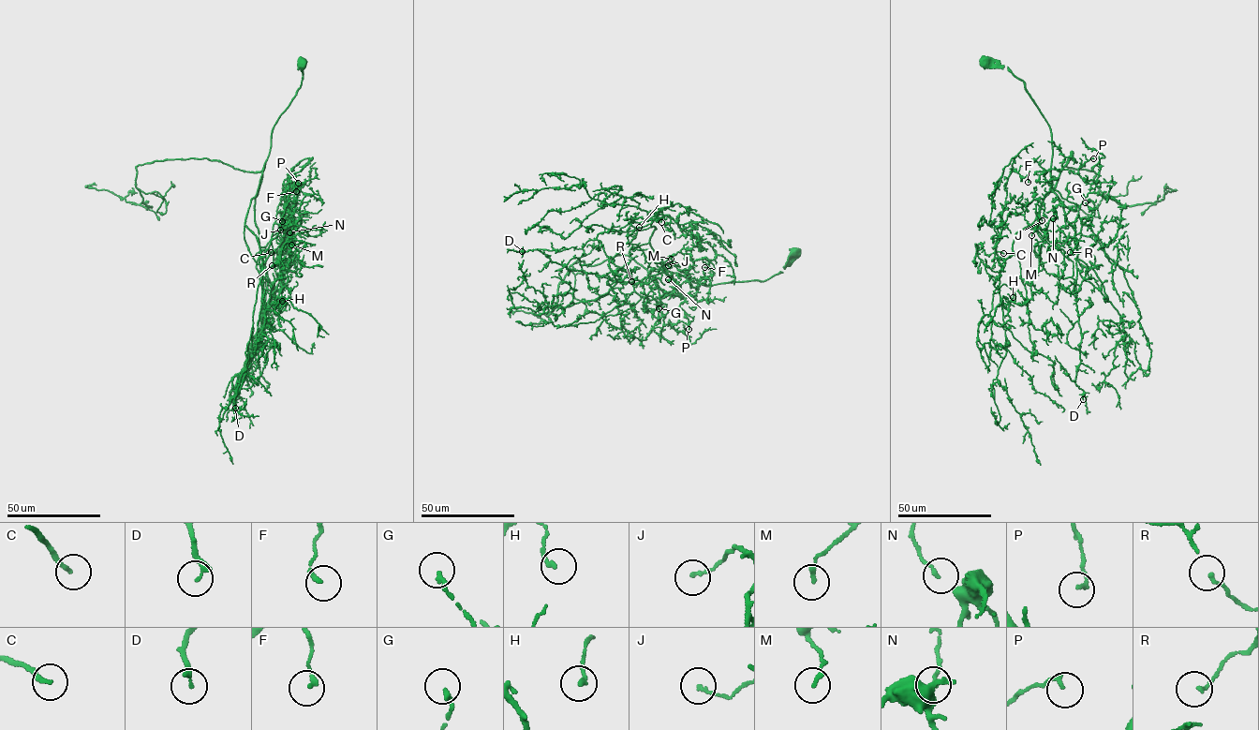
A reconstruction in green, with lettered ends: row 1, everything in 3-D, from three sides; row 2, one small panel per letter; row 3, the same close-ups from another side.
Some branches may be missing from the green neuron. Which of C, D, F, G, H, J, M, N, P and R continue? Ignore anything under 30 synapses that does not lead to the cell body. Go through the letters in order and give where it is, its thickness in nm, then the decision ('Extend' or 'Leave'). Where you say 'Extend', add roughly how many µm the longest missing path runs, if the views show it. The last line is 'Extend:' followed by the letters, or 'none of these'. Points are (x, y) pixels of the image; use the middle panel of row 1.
C: Place: (661, 222). Thickness 180 nm. Extend. Missing length about 70 µm
D: Place: (522, 251). Thickness 240 nm. Leave
F: Place: (704, 267). Thickness 170 nm. Leave
G: Place: (659, 308). Thickness 170 nm. Leave
H: Place: (639, 227). Thickness 150 nm. Leave
J: Place: (668, 265). Thickness 130 nm. Leave
M: Place: (671, 259). Thickness 150 nm. Leave
N: Place: (668, 279). Thickness 100 nm. Leave
P: Place: (688, 329). Thickness 160 nm. Leave
R: Place: (631, 281). Thickness 150 nm. Leave
Extend: C

